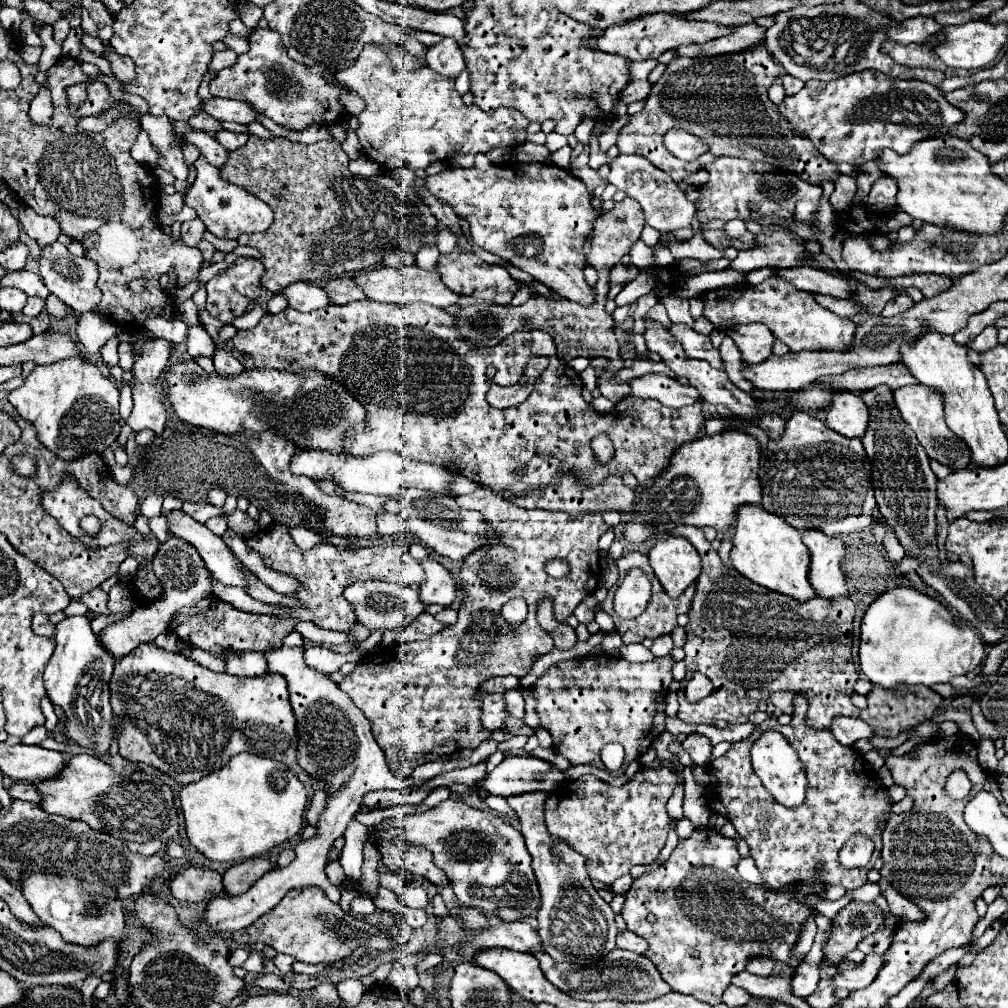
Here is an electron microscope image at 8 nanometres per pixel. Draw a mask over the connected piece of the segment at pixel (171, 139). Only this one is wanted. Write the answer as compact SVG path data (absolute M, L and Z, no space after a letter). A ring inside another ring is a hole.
M141 114L139 116L141 128L149 134L153 148L157 150L157 166L163 170L169 170L177 182L175 188L187 194L185 180L187 180L187 166L183 162L183 152L181 152L181 142L175 138L173 124L169 122L167 116L153 116L153 114Z

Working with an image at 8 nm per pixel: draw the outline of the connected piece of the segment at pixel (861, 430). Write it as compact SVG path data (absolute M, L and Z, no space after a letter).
M843 392L827 410L827 426L847 438L863 438L869 426L869 410L855 392Z

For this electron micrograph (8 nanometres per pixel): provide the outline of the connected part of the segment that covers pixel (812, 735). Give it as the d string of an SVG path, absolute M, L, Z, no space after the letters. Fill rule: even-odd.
M791 724L785 728L785 736L791 740L791 746L797 750L805 766L807 796L799 808L785 808L763 788L751 768L749 750L751 740L757 736L759 732L753 732L745 740L731 744L725 756L715 758L709 764L711 780L705 786L705 800L711 806L711 812L725 816L735 826L737 834L751 846L751 858L755 860L761 876L773 888L805 882L817 876L817 870L821 870L819 880L825 886L855 890L867 884L867 872L881 854L881 832L893 814L893 800L887 794L887 788L853 748L839 744L831 736L831 730ZM859 832L875 842L873 860L865 868L843 868L837 860L837 852Z

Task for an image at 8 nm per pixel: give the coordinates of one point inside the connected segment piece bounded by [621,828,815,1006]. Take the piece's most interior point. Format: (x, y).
(680, 894)

